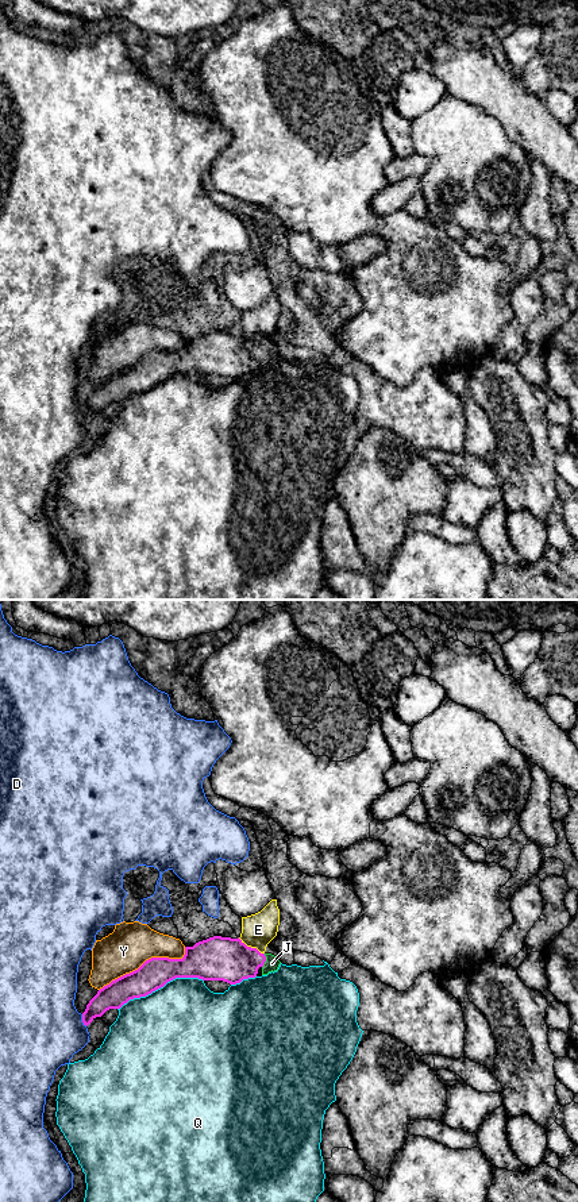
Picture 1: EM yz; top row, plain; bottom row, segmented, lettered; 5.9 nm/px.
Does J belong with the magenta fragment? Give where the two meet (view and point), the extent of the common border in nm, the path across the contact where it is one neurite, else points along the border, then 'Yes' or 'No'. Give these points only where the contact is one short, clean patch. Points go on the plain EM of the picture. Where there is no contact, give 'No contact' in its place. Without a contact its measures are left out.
Touches magenta at yz (265, 355). Shared border 90 nm. Yes

